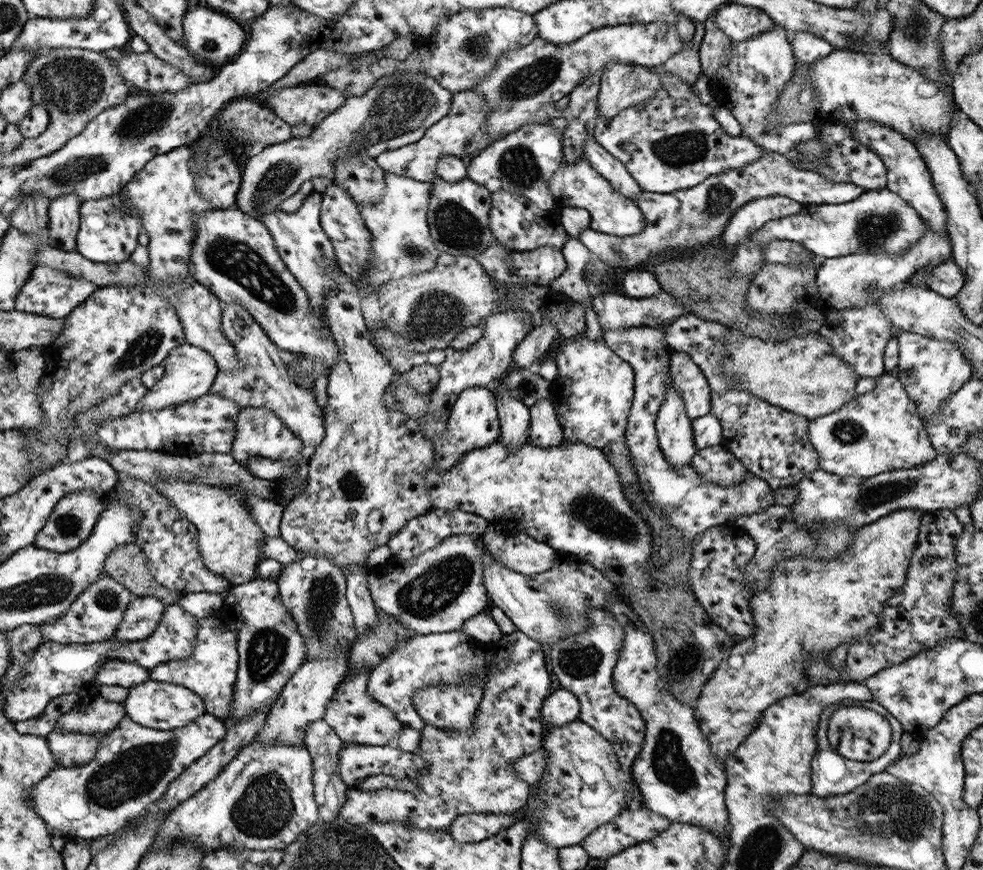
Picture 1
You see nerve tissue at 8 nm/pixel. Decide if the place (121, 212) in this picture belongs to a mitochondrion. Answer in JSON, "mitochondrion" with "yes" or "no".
{"mitochondrion":"yes"}

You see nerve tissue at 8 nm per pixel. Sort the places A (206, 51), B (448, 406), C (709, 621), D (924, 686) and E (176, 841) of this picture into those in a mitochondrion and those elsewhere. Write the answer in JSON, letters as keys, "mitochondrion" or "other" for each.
{"A":"mitochondrion","B":"other","C":"other","D":"other","E":"other"}

